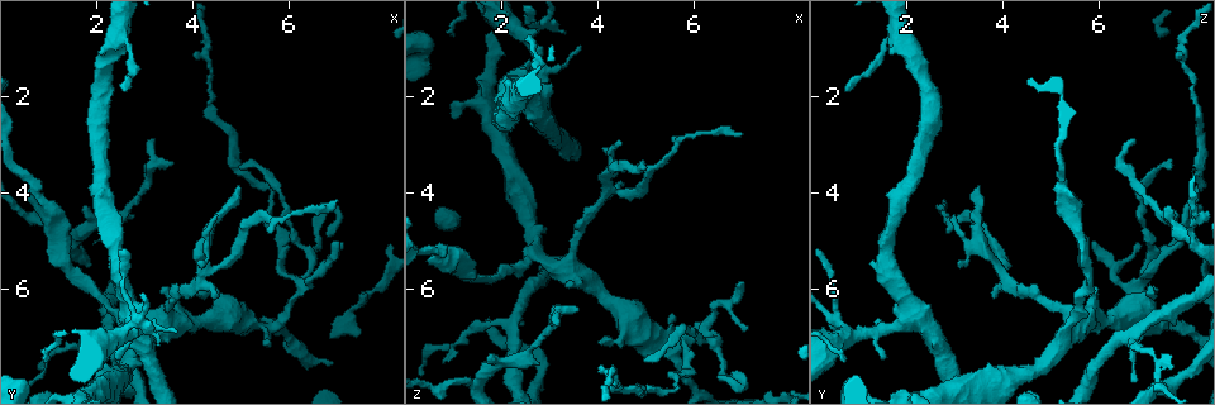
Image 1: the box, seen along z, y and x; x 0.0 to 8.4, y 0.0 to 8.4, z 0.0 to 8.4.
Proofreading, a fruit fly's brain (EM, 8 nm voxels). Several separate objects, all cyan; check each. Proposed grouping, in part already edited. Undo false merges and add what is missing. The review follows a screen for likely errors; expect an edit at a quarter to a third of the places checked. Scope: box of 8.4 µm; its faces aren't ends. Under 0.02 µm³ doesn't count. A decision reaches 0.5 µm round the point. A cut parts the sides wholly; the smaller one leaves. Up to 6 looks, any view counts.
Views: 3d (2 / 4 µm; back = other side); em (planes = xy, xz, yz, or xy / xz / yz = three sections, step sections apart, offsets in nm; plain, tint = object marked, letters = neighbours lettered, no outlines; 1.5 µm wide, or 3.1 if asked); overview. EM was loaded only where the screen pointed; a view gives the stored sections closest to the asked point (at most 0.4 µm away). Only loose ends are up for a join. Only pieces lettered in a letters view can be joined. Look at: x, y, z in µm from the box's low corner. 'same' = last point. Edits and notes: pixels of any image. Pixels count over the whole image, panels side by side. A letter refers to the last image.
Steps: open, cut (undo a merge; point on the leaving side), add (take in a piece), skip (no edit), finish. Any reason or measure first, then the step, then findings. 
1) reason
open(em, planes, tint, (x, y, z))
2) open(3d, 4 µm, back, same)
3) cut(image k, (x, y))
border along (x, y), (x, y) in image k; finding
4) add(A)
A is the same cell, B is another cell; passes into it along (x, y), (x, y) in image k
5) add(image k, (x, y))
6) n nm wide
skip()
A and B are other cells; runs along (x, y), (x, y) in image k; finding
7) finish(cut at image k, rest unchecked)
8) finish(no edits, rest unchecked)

branch stops here
open(em, planes, tint, (5.00, 3.85, 3.55))

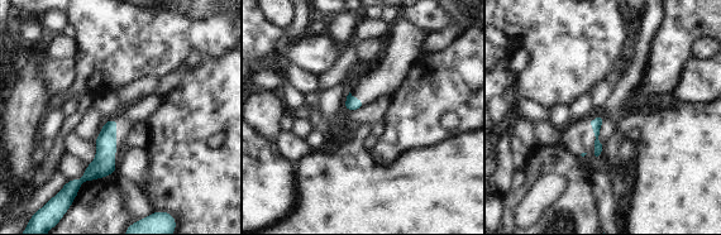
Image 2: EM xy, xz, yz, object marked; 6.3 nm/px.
open(em, planes, letters, same)

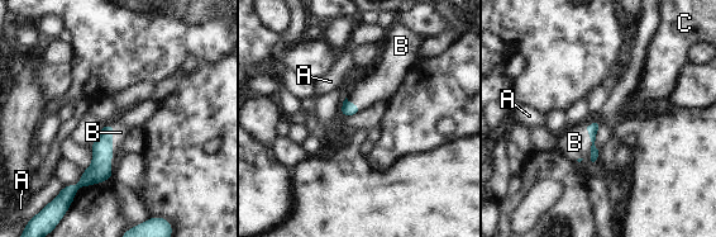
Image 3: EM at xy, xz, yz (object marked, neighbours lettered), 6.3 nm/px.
add(B)
B is the same cell, A and C are other cells; passes into it along (100, 170), (111, 147), (120, 132) in image 3; the cell continues

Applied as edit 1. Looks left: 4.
thin neck
open(em, planes, letters, (4.45, 1.85, 8.00))

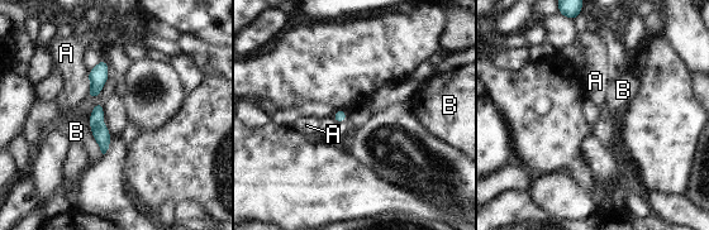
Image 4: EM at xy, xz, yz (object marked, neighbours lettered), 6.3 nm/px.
A touches over 160 nm
skip()
A and B are other cells; border along (91, 134), (103, 154) in image 4; all the same cell

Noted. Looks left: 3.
thin end
open(em, planes, plain, (3.10, 2.85, 6.70))

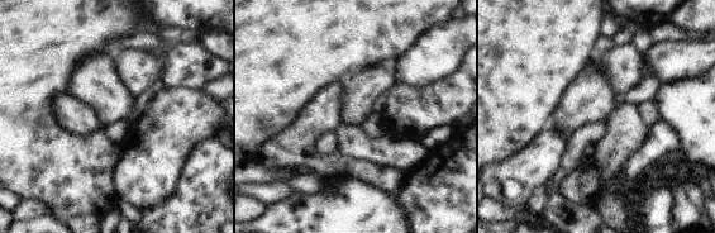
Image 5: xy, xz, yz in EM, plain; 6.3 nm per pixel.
see the neighbours
open(em, planes, letters, same)

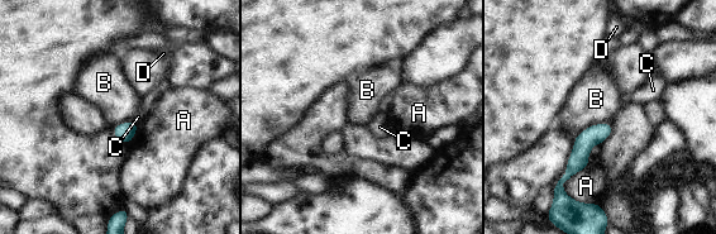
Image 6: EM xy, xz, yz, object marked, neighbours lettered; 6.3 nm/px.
skip()
A, B, C and D are other cells; runs along (607, 125), (581, 151), (567, 175) in image 6; none of them fits

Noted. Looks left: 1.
finish(add at image 3, rest unchecked)

